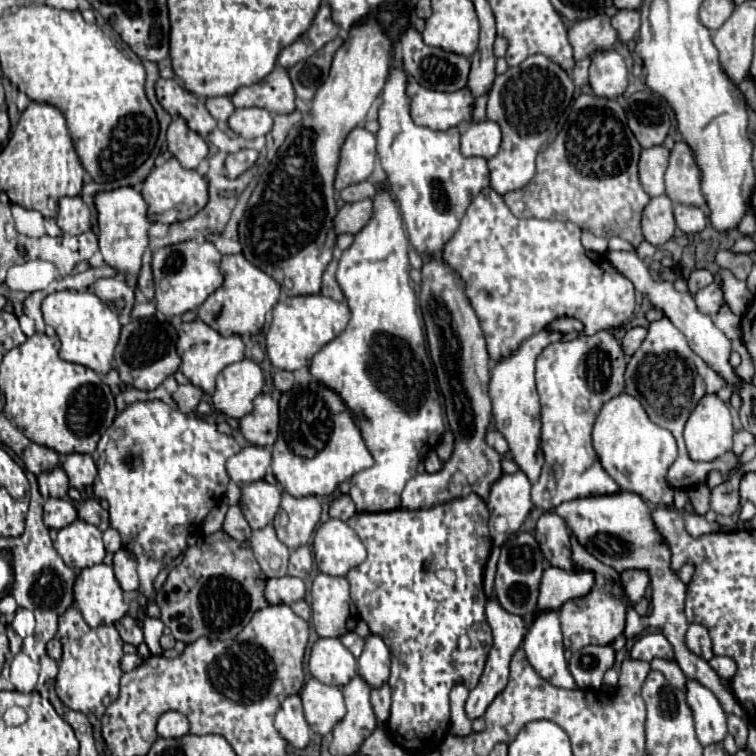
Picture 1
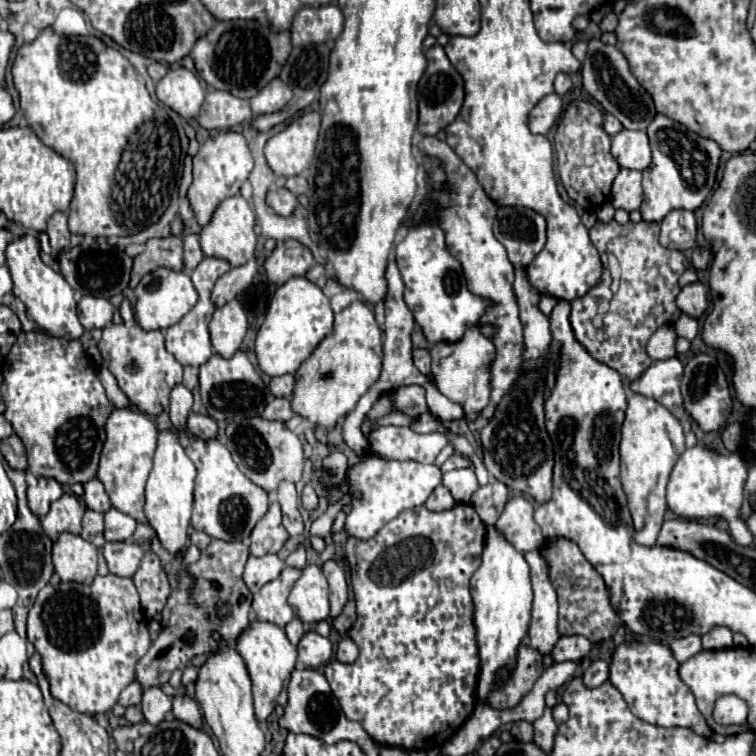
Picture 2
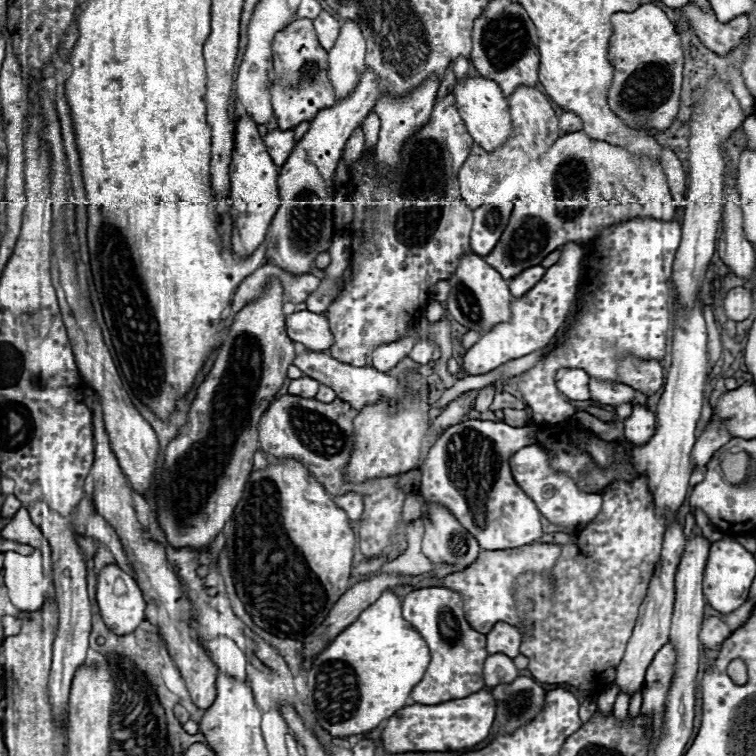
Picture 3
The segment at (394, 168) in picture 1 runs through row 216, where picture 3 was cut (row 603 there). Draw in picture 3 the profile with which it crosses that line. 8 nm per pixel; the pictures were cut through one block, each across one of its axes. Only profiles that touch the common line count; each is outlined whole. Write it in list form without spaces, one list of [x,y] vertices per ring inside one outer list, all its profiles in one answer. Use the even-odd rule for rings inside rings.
[[[420,588],[410,592],[402,602],[404,620],[408,620],[430,648],[430,666],[424,678],[414,686],[410,698],[416,704],[440,704],[454,698],[466,698],[486,688],[482,678],[482,664],[488,658],[486,636],[472,630],[462,612],[462,600],[454,590]]]

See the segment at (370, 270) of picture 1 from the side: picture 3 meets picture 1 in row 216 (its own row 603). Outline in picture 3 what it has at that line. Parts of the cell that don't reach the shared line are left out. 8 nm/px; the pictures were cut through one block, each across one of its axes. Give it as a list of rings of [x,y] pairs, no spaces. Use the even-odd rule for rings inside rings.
[[[384,590],[382,596],[370,604],[334,642],[330,642],[322,654],[318,654],[308,670],[308,706],[316,714],[318,724],[336,738],[352,734],[366,734],[374,730],[382,720],[388,720],[396,710],[406,706],[410,690],[422,680],[430,662],[430,652],[422,636],[402,618],[402,602],[392,590]]]

